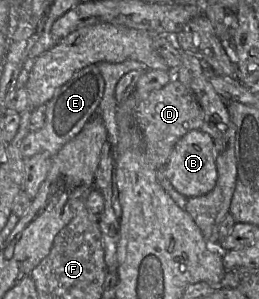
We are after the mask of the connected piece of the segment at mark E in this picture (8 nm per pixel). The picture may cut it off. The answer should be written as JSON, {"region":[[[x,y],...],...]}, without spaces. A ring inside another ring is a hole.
{"region":[[[91,64],[79,70],[47,102],[44,126],[37,131],[30,130],[21,141],[20,152],[23,158],[39,153],[55,156],[61,147],[77,135],[84,125],[98,113],[104,94],[105,81],[96,65]]]}

